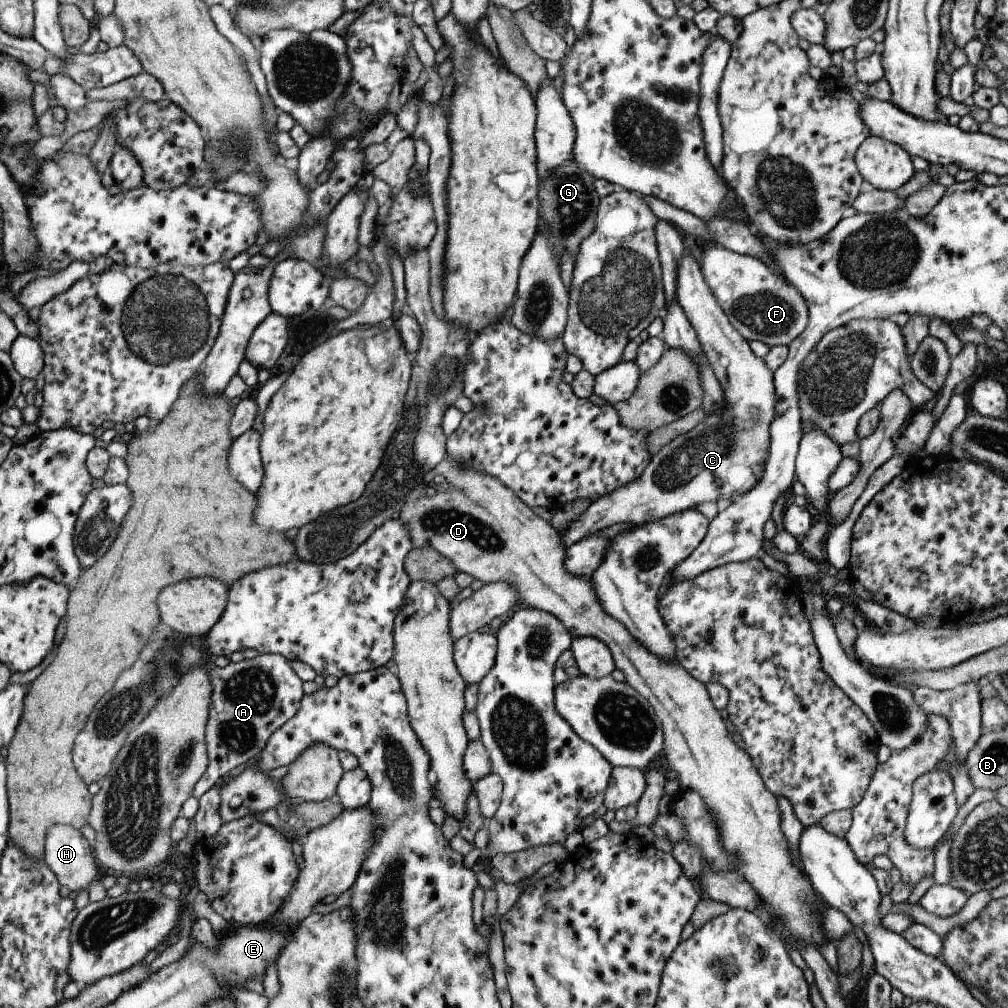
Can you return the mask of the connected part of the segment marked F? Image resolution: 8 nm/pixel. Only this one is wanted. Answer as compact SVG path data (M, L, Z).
M711 242L701 243L700 271L709 290L713 293L715 302L727 315L731 326L747 341L759 341L765 346L787 346L797 338L807 326L808 312L801 294L795 290L788 280L779 274L773 274L759 258L751 255L740 255L734 251L715 245Z

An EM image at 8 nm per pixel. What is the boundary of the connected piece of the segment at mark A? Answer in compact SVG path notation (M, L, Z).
M258 653L250 659L229 662L222 668L209 661L204 667L211 682L211 702L204 734L208 764L192 790L192 796L197 799L224 778L231 768L259 755L269 736L295 716L304 695L301 692L303 682L280 654Z

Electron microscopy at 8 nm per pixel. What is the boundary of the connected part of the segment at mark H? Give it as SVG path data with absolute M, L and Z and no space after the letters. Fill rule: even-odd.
M53 824L47 828L44 840L43 862L57 878L60 886L65 886L71 892L87 889L97 878L97 865L92 855L92 847L73 826Z

